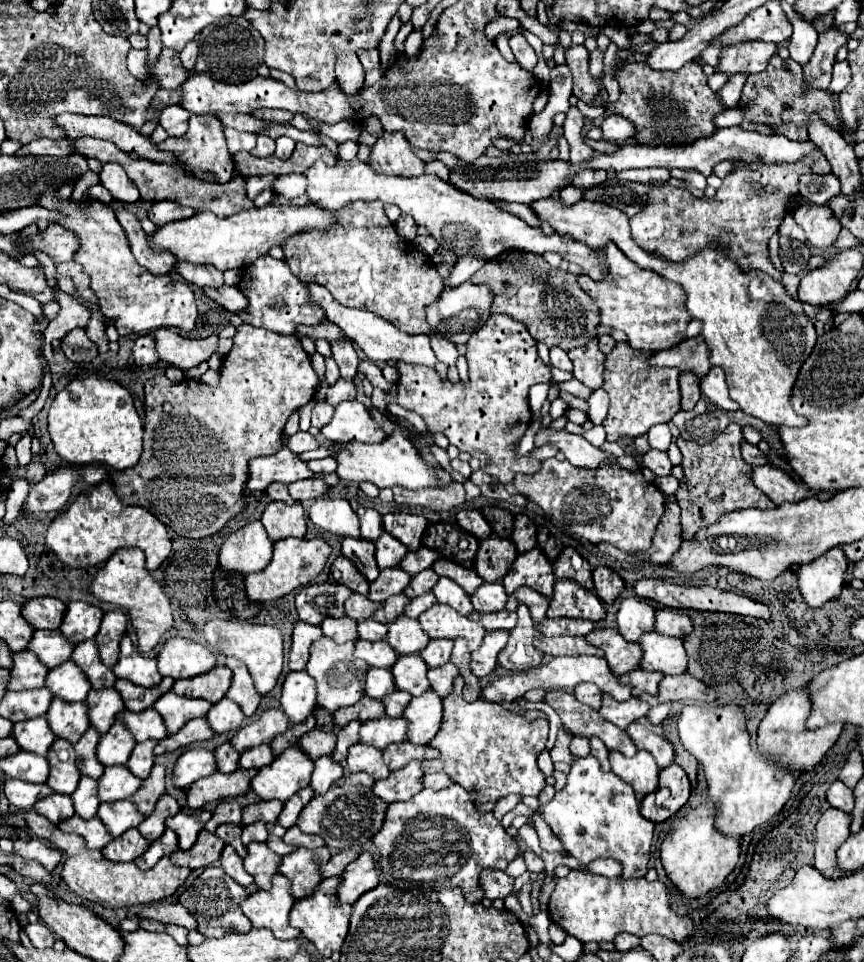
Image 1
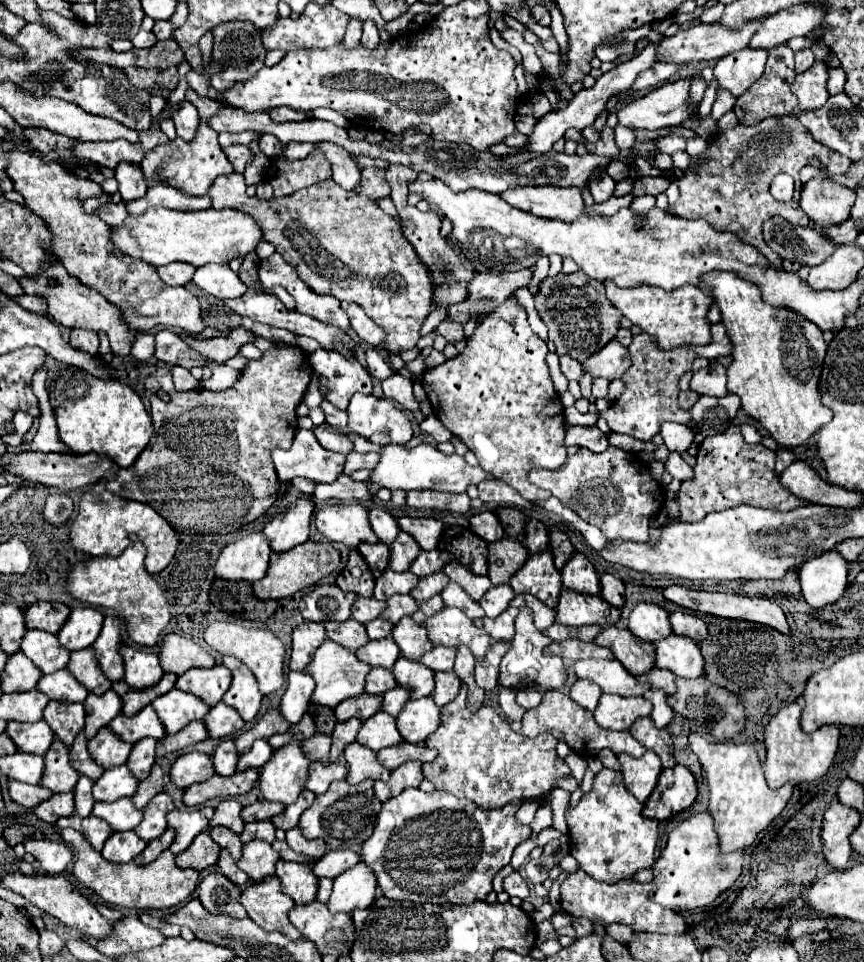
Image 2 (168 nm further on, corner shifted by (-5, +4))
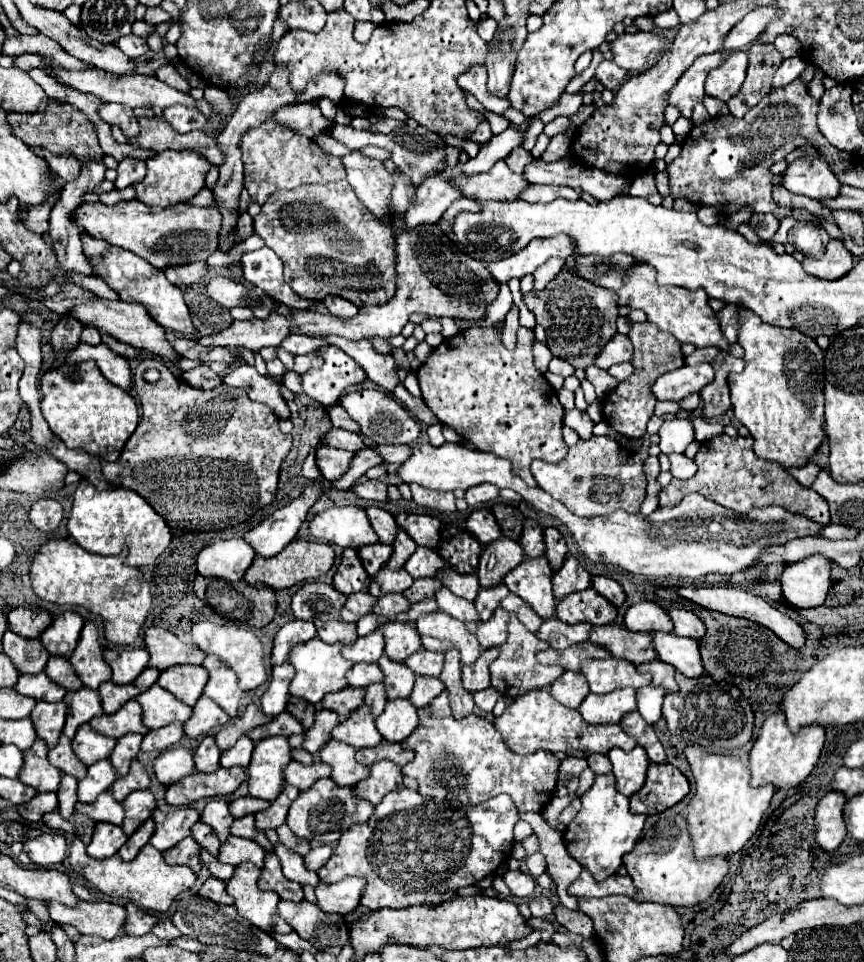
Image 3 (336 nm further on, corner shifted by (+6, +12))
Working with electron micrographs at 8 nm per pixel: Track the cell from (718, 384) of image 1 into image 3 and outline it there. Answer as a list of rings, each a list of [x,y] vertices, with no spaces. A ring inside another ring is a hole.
[[[696,364],[696,366],[682,366],[660,376],[652,384],[652,392],[658,400],[682,400],[692,392],[700,392],[702,386],[710,384],[714,378],[714,368],[710,364]]]

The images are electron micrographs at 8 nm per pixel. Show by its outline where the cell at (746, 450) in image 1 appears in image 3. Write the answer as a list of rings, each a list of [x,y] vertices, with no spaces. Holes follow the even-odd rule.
[[[808,462],[808,464],[804,464],[804,466],[792,466],[792,468],[786,468],[786,472],[788,474],[792,474],[800,484],[804,484],[804,486],[810,486],[812,484],[812,480],[816,478],[816,474],[820,472],[820,466],[818,464],[814,464],[814,462]]]

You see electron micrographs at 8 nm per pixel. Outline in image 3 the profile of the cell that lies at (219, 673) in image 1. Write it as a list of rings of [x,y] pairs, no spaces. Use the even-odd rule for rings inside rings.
[[[192,664],[166,668],[158,678],[158,684],[164,686],[164,690],[172,692],[178,700],[182,700],[188,706],[196,704],[196,700],[202,696],[206,682],[208,672],[204,670],[204,666],[192,666]]]

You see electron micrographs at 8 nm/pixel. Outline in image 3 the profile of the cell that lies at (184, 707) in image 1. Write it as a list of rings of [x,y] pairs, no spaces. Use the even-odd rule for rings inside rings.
[[[152,684],[146,692],[136,696],[142,706],[142,722],[148,728],[162,728],[174,720],[186,722],[192,716],[192,708],[180,702],[174,694],[164,690],[160,684]]]

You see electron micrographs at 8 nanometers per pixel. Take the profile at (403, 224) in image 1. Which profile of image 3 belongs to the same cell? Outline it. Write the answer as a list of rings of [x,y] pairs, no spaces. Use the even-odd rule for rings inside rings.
[[[268,118],[262,126],[248,130],[248,134],[244,134],[240,140],[240,148],[244,160],[244,186],[248,186],[252,200],[258,204],[264,204],[270,194],[282,188],[292,190],[304,184],[328,184],[346,178],[338,156],[326,154],[310,138],[272,122],[272,118]]]

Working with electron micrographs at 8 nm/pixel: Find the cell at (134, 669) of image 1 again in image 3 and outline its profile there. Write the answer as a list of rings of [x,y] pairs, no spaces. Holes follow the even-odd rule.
[[[106,648],[104,660],[112,666],[112,682],[130,684],[138,674],[148,668],[148,650],[146,648]]]

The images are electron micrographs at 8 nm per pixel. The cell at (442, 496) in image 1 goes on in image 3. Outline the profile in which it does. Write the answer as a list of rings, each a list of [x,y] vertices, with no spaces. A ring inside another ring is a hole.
[[[410,484],[412,490],[412,500],[420,506],[440,510],[440,512],[454,512],[454,494],[452,492],[438,492],[438,490],[428,490],[420,484]]]

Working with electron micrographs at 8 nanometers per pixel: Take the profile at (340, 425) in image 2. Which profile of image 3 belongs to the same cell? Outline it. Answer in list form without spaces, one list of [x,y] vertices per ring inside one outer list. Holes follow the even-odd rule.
[[[336,404],[332,408],[328,408],[328,414],[330,414],[330,420],[336,428],[344,428],[344,430],[350,430],[350,432],[358,432],[358,424],[348,416],[348,412]]]

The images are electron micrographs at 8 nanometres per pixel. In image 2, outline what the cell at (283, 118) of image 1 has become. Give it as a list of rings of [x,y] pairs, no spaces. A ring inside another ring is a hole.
[[[275,108],[269,110],[269,116],[273,122],[301,122],[301,120],[309,120],[309,116],[305,112],[297,112],[293,108]]]

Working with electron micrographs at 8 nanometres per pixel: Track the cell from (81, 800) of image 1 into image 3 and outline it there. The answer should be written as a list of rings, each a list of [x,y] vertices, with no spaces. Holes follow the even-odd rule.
[[[64,774],[62,776],[62,782],[60,782],[60,788],[58,788],[58,812],[64,816],[64,818],[70,818],[74,814],[74,806],[78,802],[76,798],[76,778]]]

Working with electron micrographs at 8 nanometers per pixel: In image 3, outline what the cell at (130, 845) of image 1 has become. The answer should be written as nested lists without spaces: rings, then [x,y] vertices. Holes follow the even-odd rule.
[[[98,822],[92,842],[88,844],[86,852],[92,858],[108,858],[108,856],[114,856],[126,842],[128,842],[128,836],[122,832],[120,826]]]

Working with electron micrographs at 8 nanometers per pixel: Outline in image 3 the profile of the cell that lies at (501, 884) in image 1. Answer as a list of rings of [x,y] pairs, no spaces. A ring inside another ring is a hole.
[[[506,870],[502,874],[502,880],[506,882],[506,886],[510,888],[510,892],[518,898],[526,898],[526,896],[532,896],[534,894],[534,888],[536,888],[536,882],[532,876],[520,872],[520,870]]]

